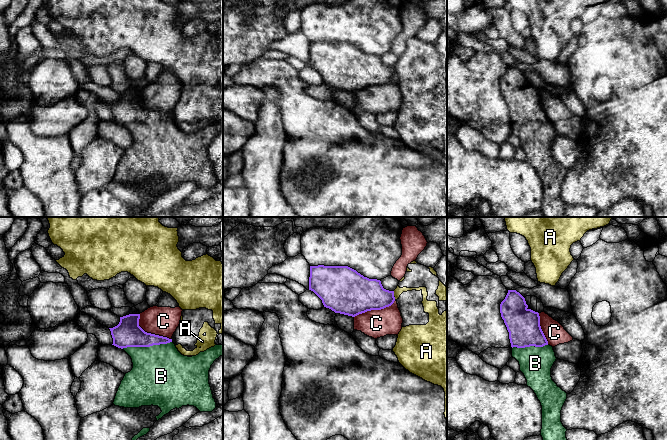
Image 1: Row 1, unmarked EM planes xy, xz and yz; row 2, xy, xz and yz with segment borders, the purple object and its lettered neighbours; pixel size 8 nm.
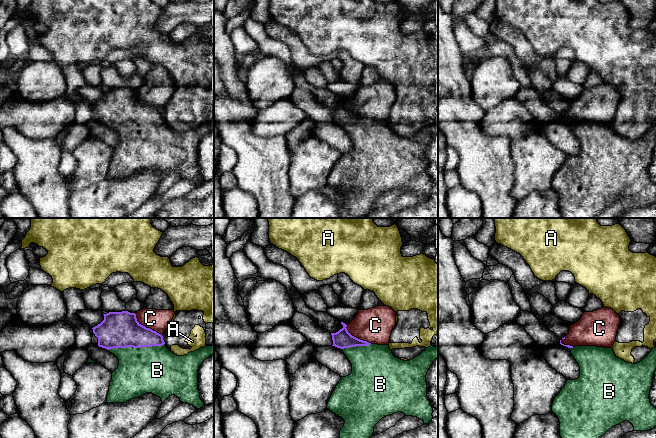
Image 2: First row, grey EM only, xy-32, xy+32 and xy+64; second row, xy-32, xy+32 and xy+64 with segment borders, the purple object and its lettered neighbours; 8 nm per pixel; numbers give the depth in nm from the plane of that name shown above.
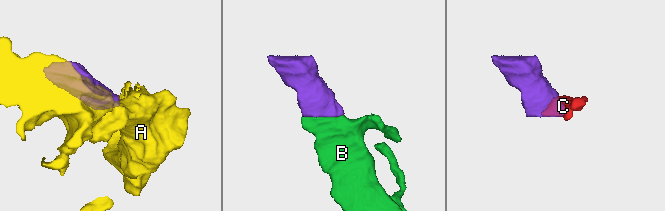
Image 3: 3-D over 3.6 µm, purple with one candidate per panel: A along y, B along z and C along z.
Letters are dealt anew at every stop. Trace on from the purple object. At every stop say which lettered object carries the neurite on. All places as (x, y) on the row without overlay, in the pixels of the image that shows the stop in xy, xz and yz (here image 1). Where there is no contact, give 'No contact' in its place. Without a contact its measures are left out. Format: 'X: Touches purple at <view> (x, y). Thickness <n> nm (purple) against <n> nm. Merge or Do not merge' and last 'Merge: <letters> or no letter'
A: Touches purple at xz (393, 71). Thickness 280 nm (purple) against 70 nm. Do not merge
B: Touches purple at xy (146, 122). Thickness 220 nm (purple) against 460 nm. Merge
C: Touches purple at xy (150, 109). Thickness 220 nm (purple) against 240 nm. Do not merge
Merge: B

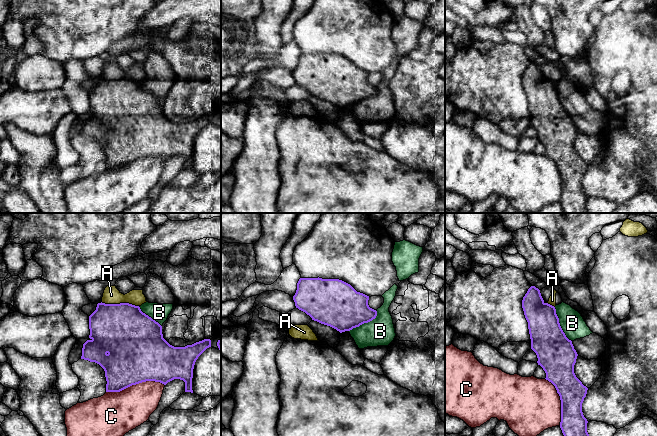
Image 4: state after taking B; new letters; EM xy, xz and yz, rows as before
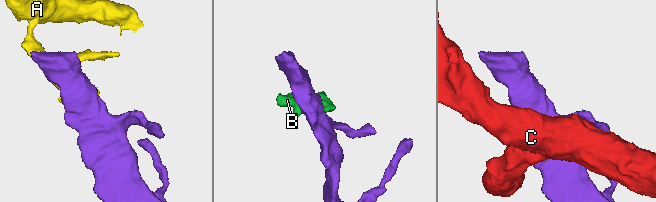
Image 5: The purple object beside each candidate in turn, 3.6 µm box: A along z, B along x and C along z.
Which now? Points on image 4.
A: Touches purple at xy (120, 79). Thickness 440 nm (purple) against 140 nm. Do not merge
B: Touches purple at yz (559, 100). Thickness 300 nm (purple) against 190 nm. Do not merge
C: Touches purple at xy (135, 160). Thickness 480 nm (purple) against 320 nm. Do not merge
Merge: no letter

